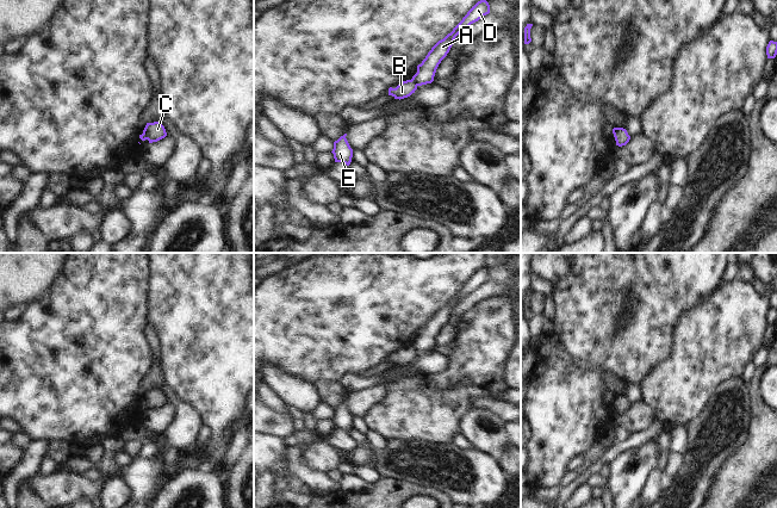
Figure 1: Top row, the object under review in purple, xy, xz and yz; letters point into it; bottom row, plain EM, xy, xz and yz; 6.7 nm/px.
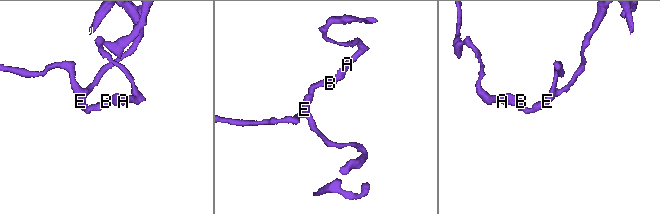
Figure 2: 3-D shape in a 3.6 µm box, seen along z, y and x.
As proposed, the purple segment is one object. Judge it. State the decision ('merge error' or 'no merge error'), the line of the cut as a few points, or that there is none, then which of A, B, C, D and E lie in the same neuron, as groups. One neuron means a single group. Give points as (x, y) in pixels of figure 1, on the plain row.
merge error; cut xz (411, 346), (417, 352); groups A C D / B E

